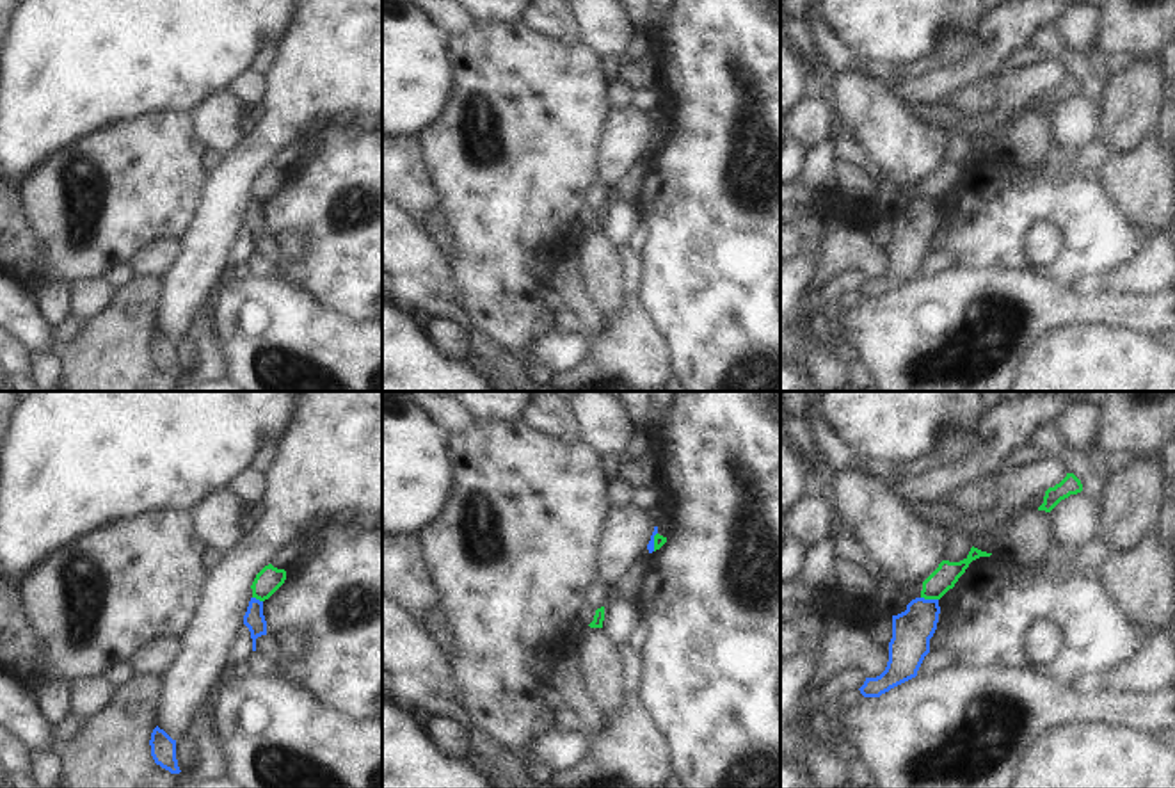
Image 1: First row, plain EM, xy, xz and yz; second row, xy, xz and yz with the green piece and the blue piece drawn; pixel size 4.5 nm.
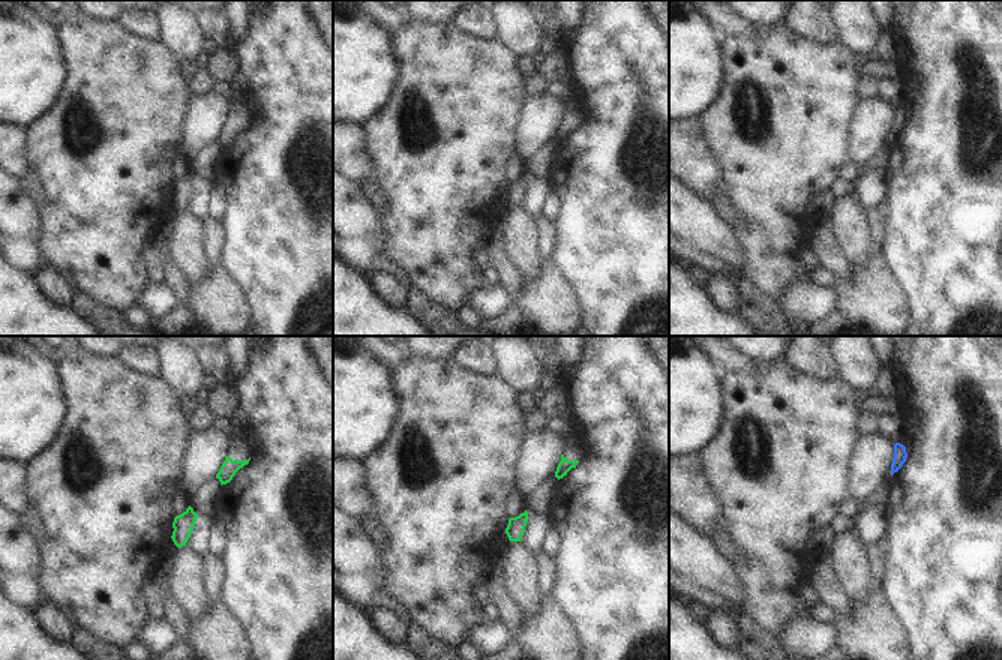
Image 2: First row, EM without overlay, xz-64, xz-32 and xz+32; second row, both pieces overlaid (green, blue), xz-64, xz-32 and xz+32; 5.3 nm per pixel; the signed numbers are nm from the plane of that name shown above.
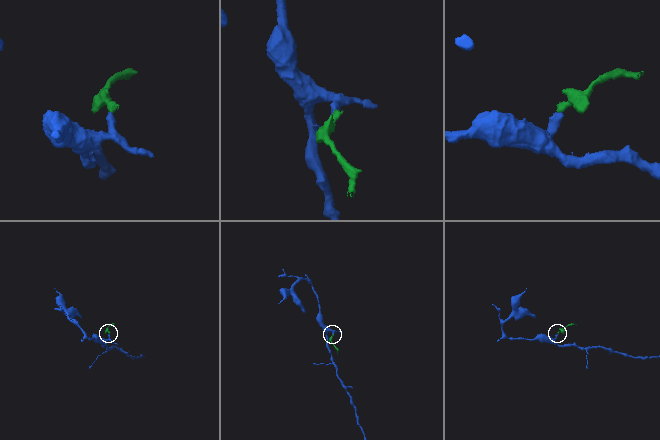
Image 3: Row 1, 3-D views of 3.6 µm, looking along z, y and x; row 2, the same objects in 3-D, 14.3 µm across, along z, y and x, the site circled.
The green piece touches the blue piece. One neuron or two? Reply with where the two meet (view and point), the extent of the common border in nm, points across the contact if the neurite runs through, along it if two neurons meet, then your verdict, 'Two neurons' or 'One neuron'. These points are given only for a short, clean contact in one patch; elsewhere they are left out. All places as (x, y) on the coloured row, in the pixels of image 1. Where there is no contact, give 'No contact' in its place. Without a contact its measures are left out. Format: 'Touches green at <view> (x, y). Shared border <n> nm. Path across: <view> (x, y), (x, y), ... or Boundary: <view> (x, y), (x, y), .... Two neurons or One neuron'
Touches green at yz (930, 598). Shared border 80 nm. Boundary: yz (921, 596), (937, 600). Two neurons.

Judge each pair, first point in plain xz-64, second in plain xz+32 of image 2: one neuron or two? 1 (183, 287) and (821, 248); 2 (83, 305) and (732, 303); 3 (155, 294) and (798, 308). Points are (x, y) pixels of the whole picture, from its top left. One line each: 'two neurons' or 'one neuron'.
1: one neuron
2: two neurons
3: one neuron

